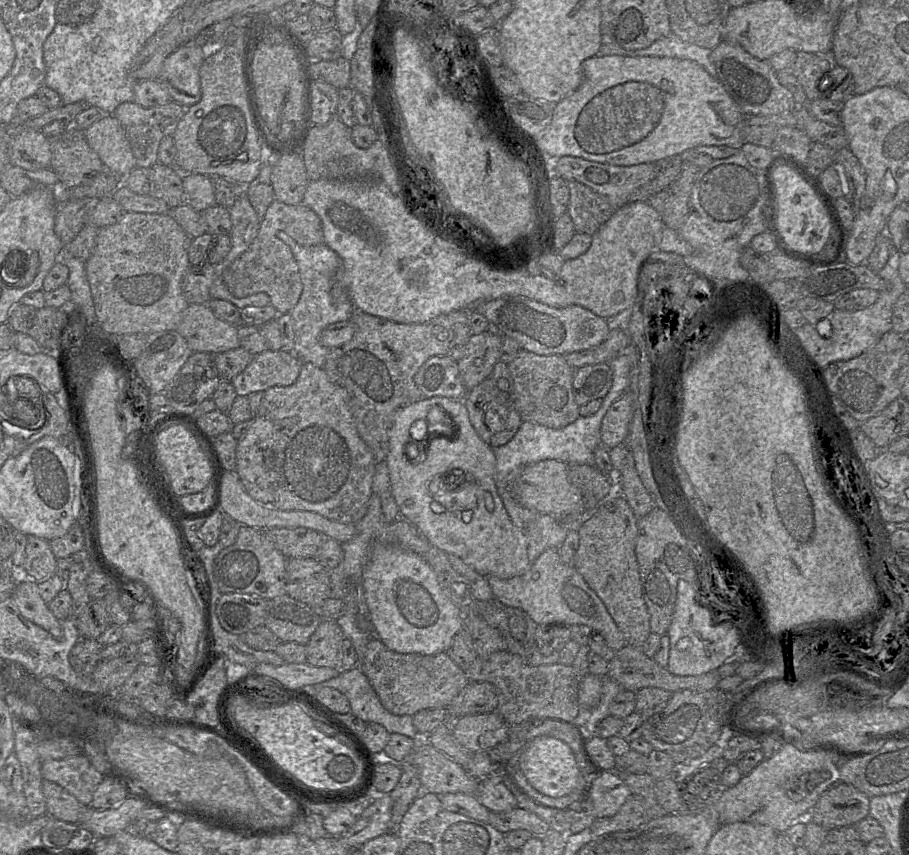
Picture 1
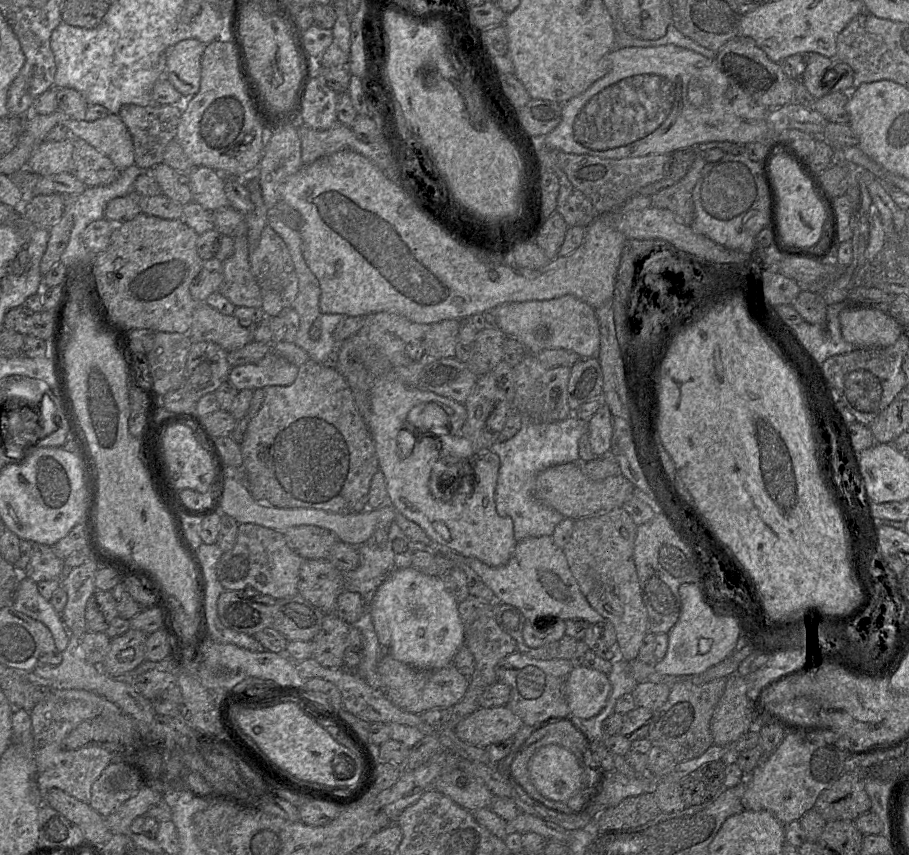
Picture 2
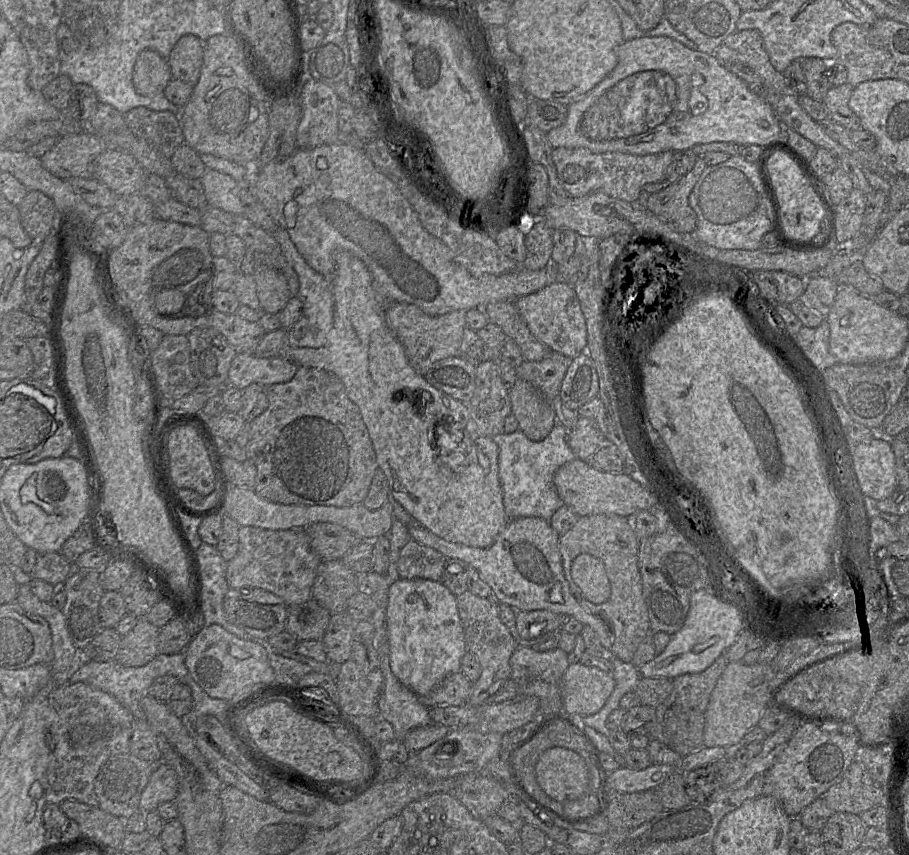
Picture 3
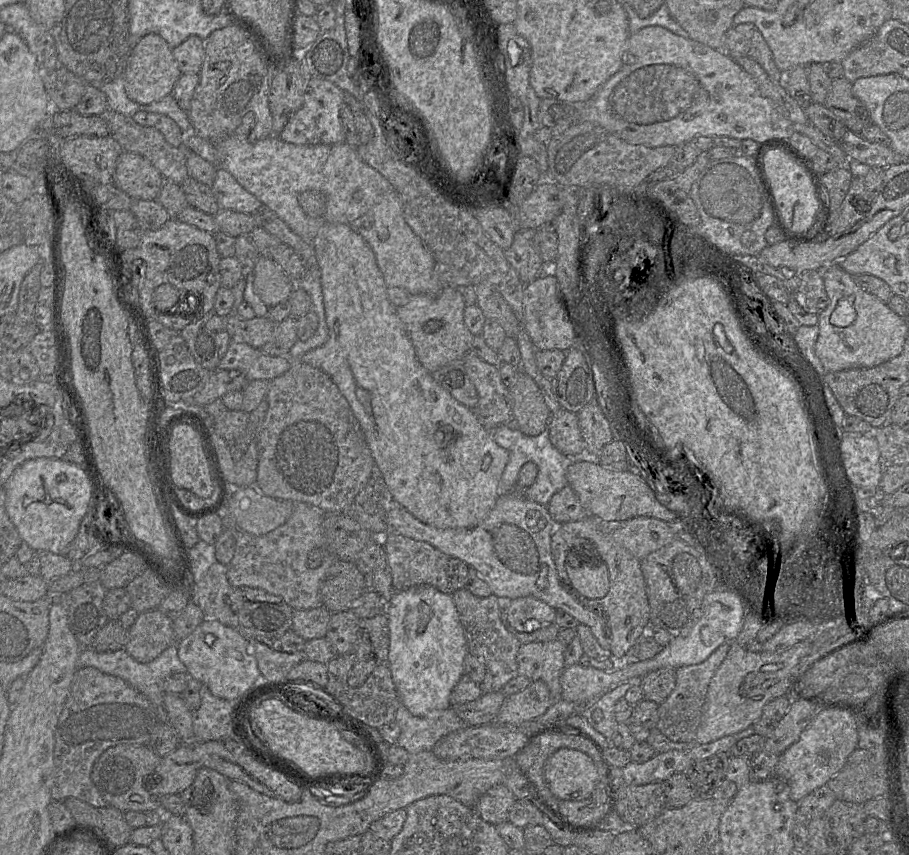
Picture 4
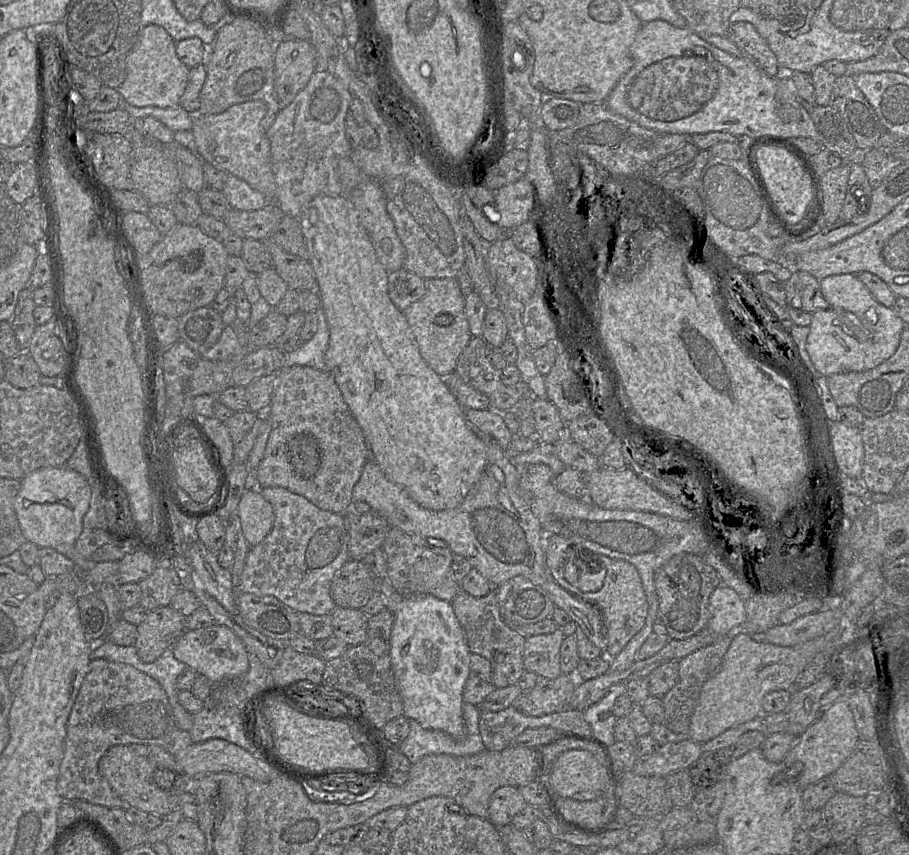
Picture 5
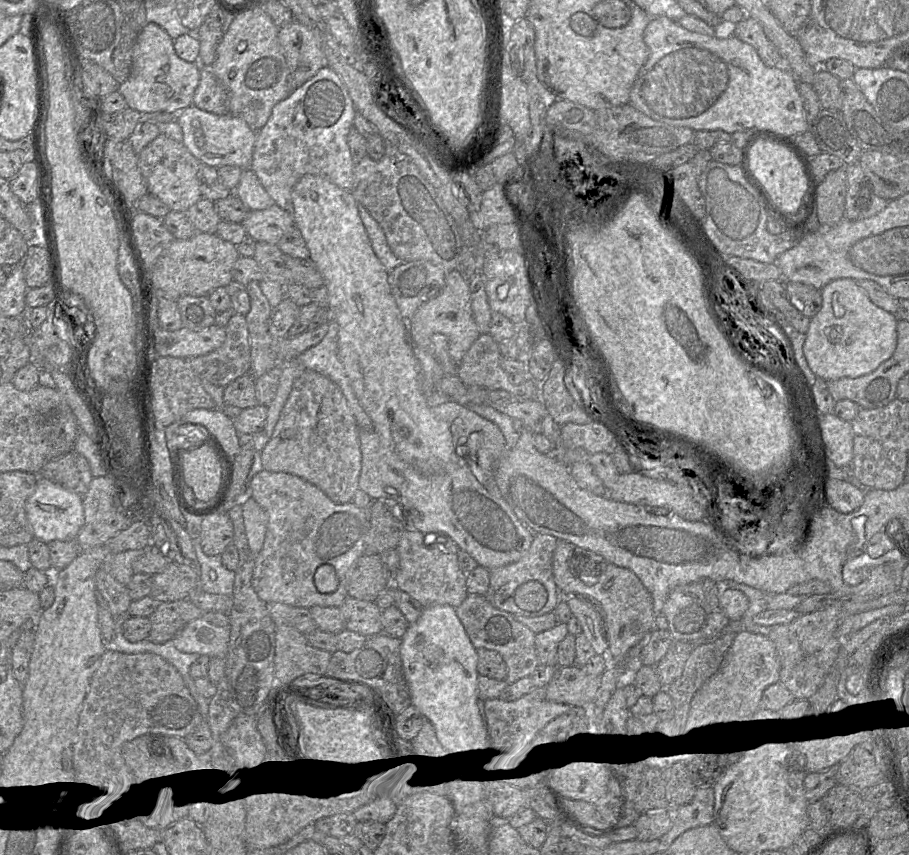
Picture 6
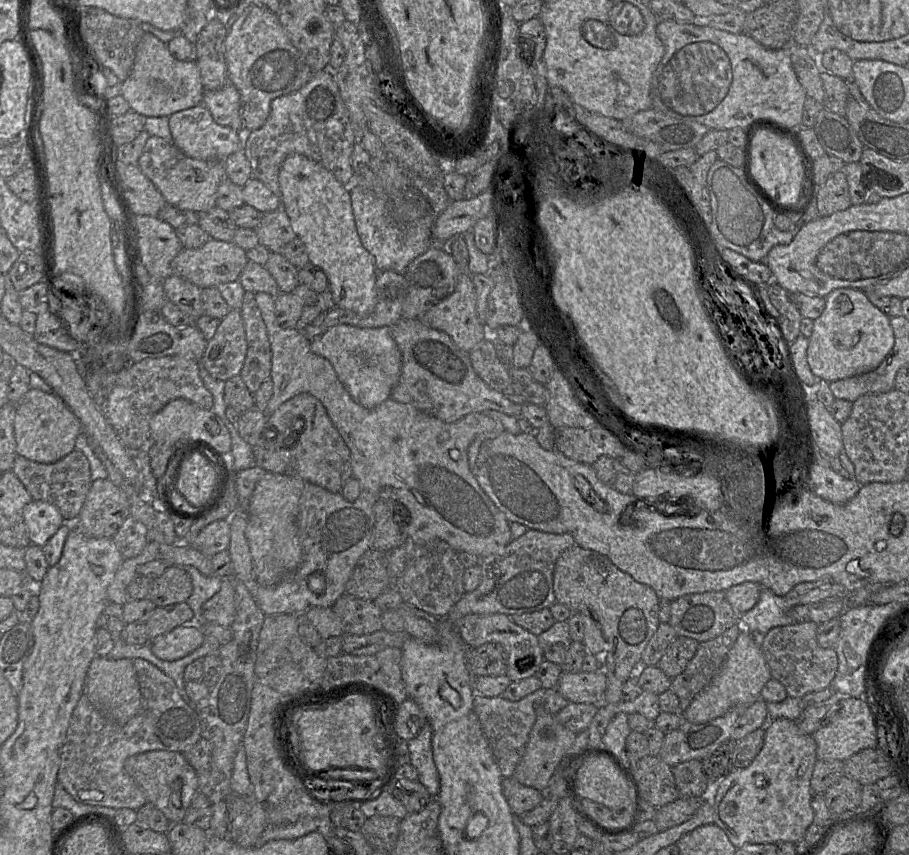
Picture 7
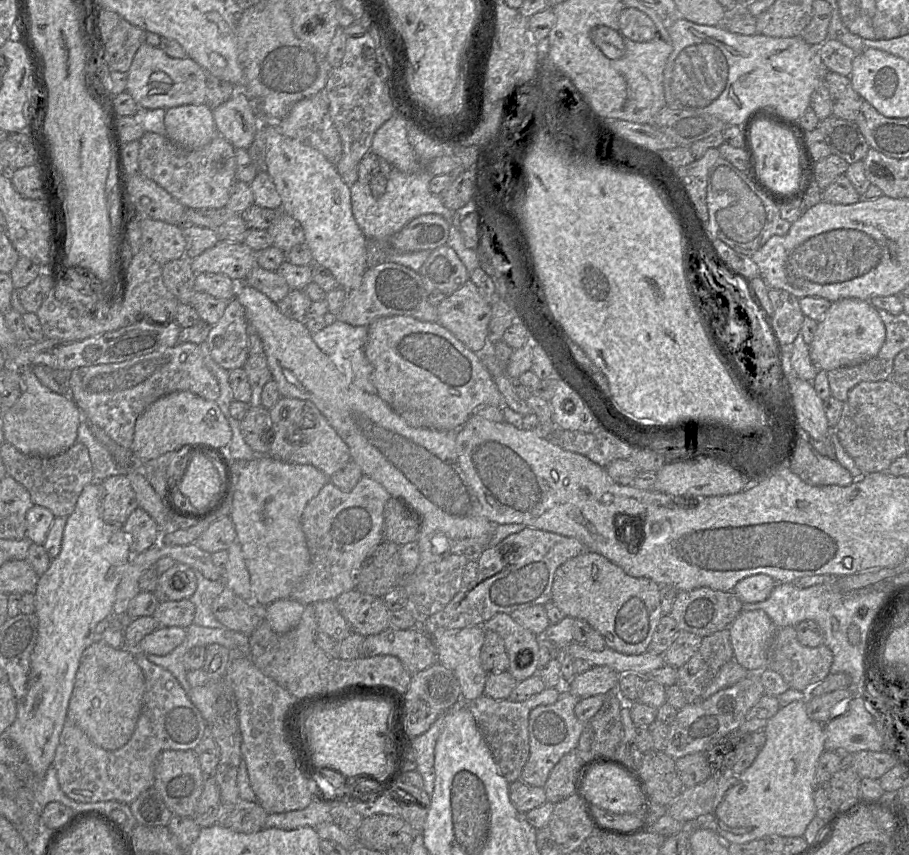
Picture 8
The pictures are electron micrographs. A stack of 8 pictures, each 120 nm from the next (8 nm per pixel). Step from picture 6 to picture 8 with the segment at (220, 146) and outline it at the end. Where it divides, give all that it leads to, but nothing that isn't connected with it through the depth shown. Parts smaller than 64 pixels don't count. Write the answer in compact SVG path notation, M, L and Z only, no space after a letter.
M205 104L167 109L164 123L167 137L184 149L201 149L219 135L212 110Z

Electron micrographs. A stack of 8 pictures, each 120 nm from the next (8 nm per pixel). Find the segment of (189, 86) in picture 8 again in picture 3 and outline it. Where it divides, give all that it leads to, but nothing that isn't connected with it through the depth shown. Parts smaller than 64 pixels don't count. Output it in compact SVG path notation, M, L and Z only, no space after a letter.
M145 49L138 55L133 68L133 86L137 94L153 96L164 92L172 79L167 59L152 49Z

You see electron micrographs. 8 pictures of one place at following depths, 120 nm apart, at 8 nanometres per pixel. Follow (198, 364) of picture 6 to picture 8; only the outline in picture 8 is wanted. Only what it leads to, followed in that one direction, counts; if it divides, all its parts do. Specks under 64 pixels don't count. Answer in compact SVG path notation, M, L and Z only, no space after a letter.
M235 297L228 302L220 320L212 326L206 342L212 359L222 368L230 371L244 366L248 355L249 324L244 307Z

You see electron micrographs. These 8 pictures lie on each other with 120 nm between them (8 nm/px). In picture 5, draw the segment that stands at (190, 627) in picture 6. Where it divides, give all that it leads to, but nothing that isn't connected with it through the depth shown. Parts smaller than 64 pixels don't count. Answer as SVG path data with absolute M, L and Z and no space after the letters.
M223 625L186 630L173 645L173 654L178 661L207 677L214 685L240 677L249 669L249 654L243 642Z

